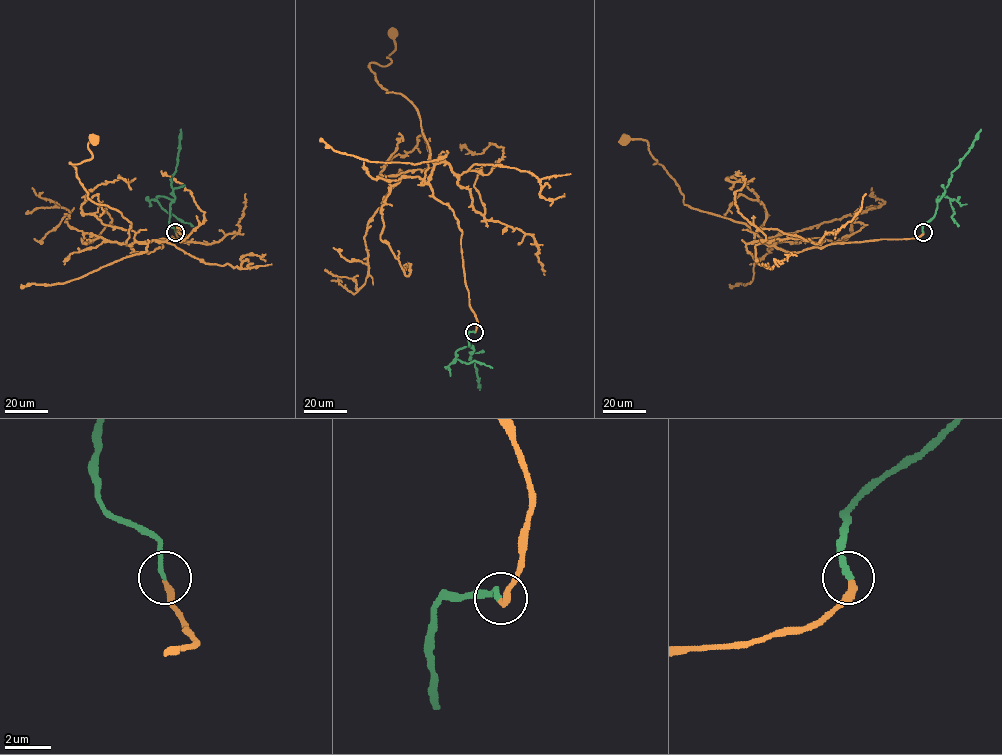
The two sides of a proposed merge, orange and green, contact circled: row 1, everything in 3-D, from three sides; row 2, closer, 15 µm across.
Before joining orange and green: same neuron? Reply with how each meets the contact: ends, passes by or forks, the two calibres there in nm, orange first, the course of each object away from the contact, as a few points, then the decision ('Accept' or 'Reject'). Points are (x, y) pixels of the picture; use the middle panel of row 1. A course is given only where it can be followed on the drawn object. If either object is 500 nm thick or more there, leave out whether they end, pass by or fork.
At the ring orange ends. At the ring green ends. Thickness 280 nm (orange) against 240 nm. Course of orange: (474, 332), (461, 230), (425, 182), (430, 154), (417, 108), (386, 93), (369, 65), (391, 63), (394, 34). Course of green: (474, 332), (468, 333), (468, 343), (474, 350), (470, 358), (475, 362), (480, 390). Accept

